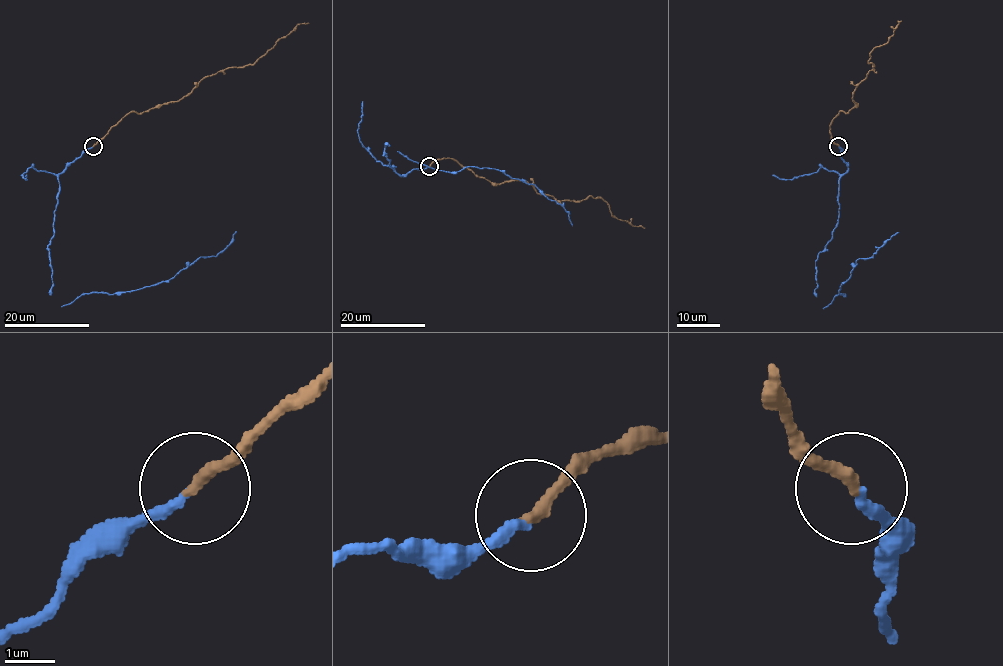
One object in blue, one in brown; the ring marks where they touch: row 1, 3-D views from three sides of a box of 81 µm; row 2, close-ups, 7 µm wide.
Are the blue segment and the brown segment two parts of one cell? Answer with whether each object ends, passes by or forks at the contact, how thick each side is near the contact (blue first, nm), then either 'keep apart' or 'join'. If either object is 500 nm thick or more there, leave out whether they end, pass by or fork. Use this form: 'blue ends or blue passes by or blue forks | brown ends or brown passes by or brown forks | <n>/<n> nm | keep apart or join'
blue ends | brown ends | 190/260 nm | join

